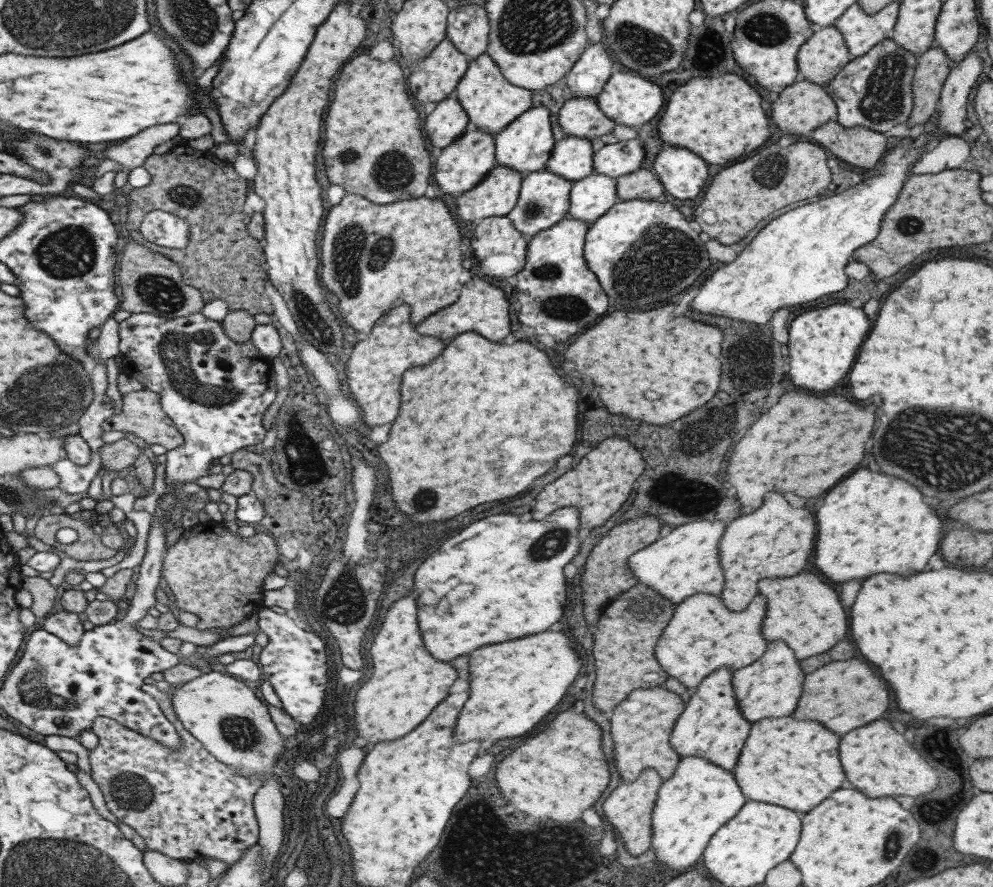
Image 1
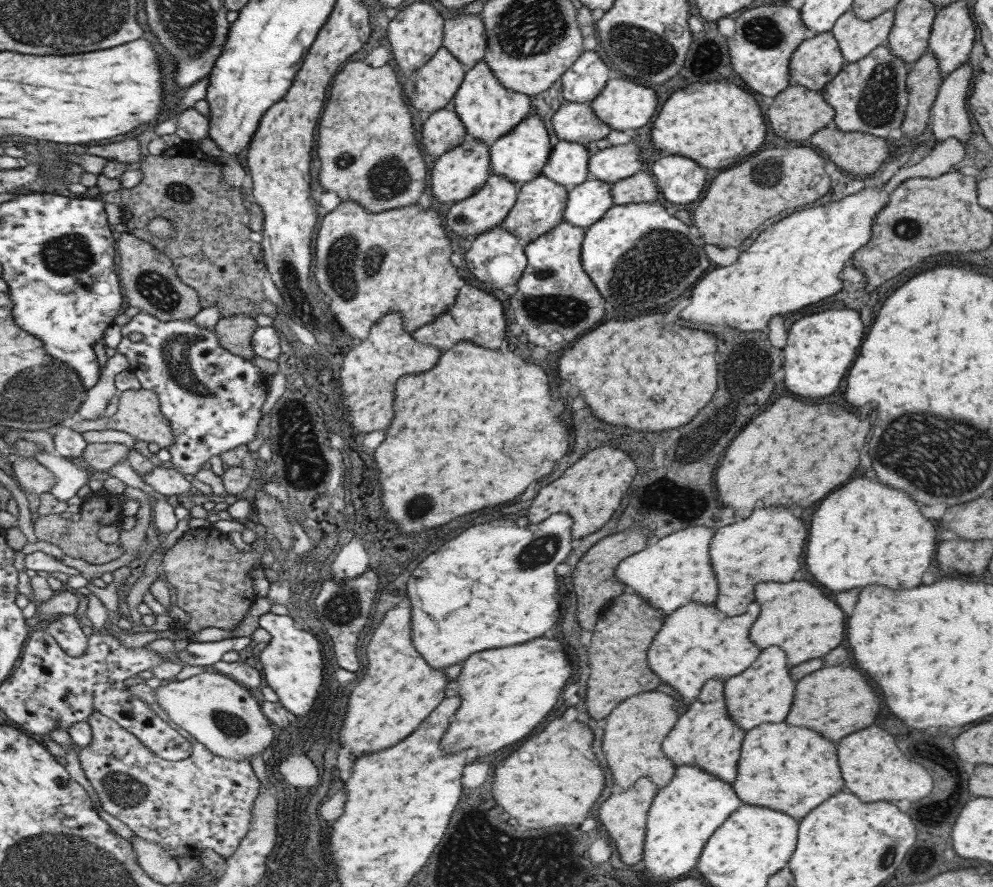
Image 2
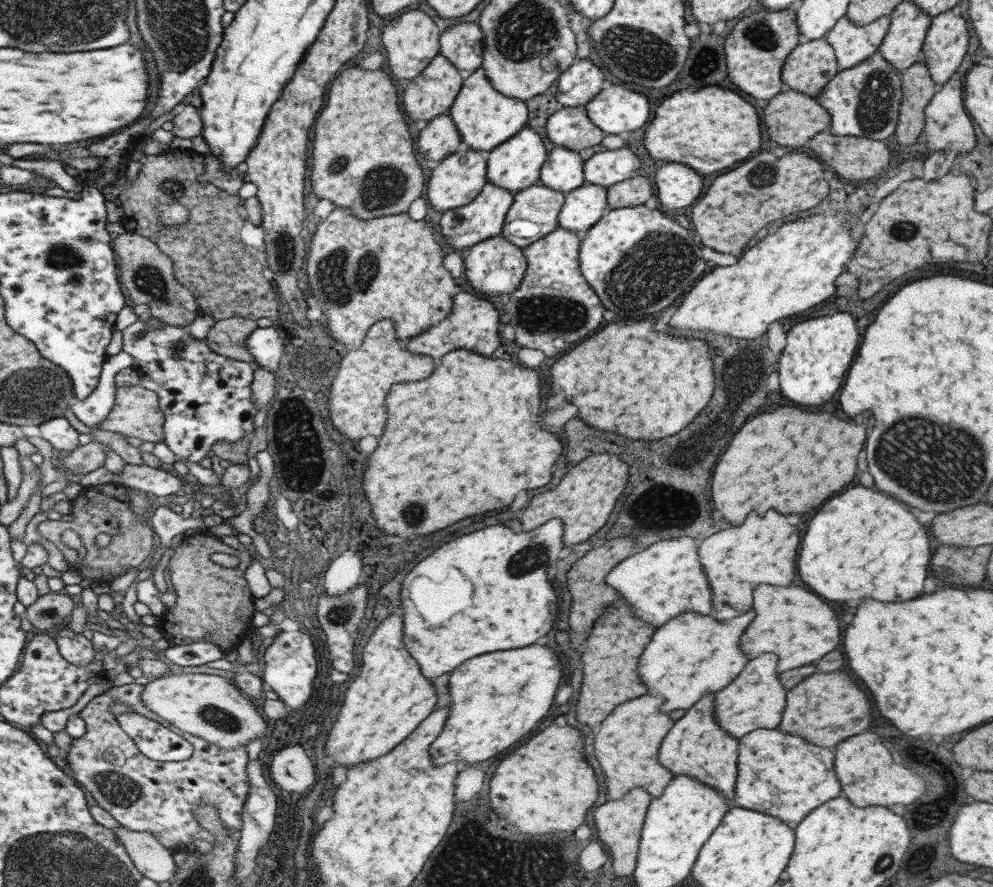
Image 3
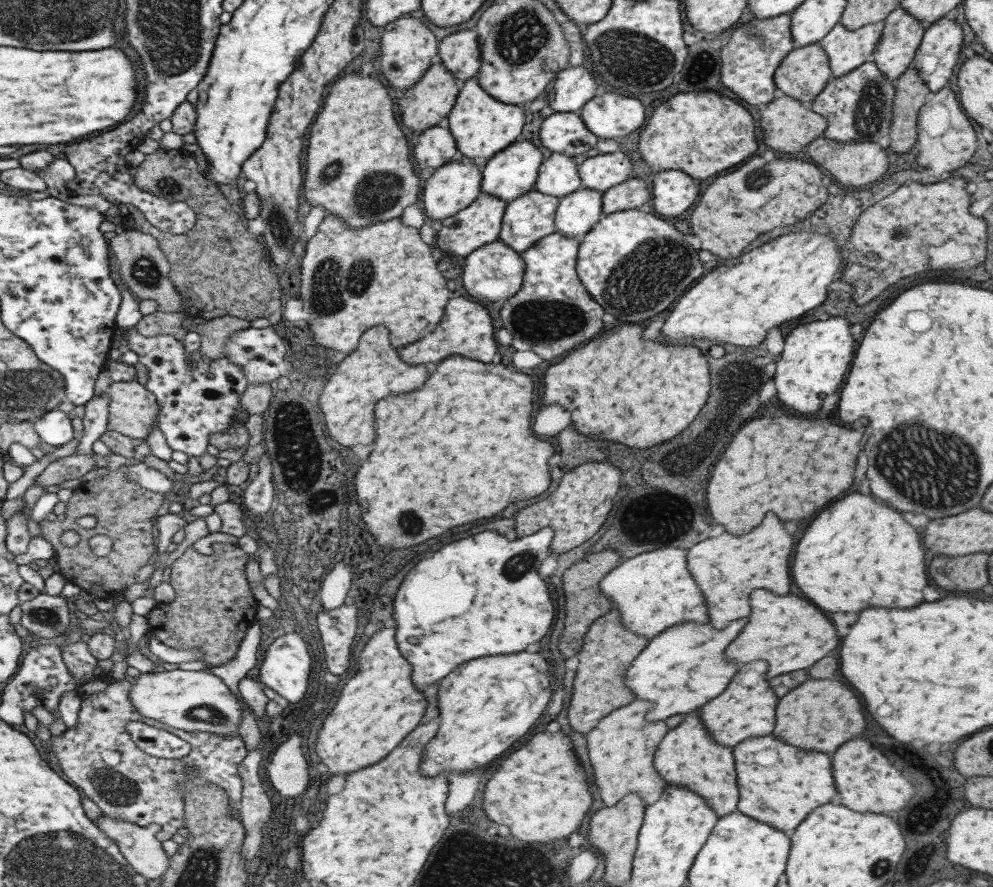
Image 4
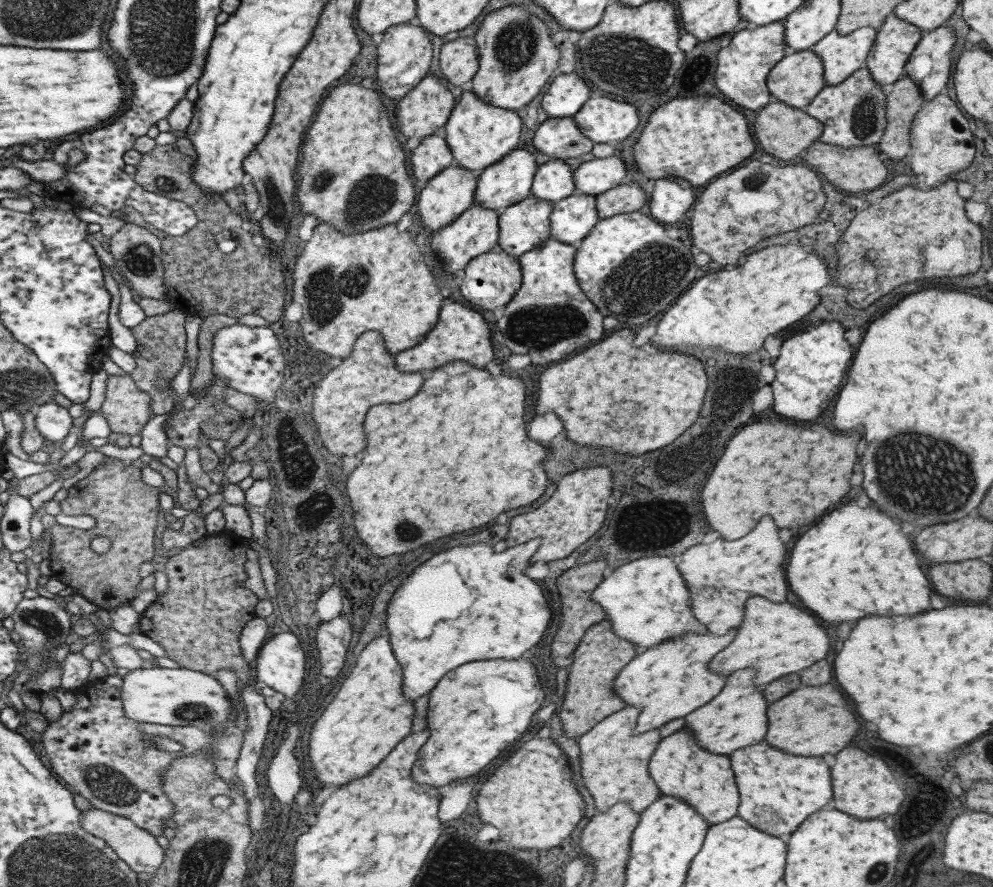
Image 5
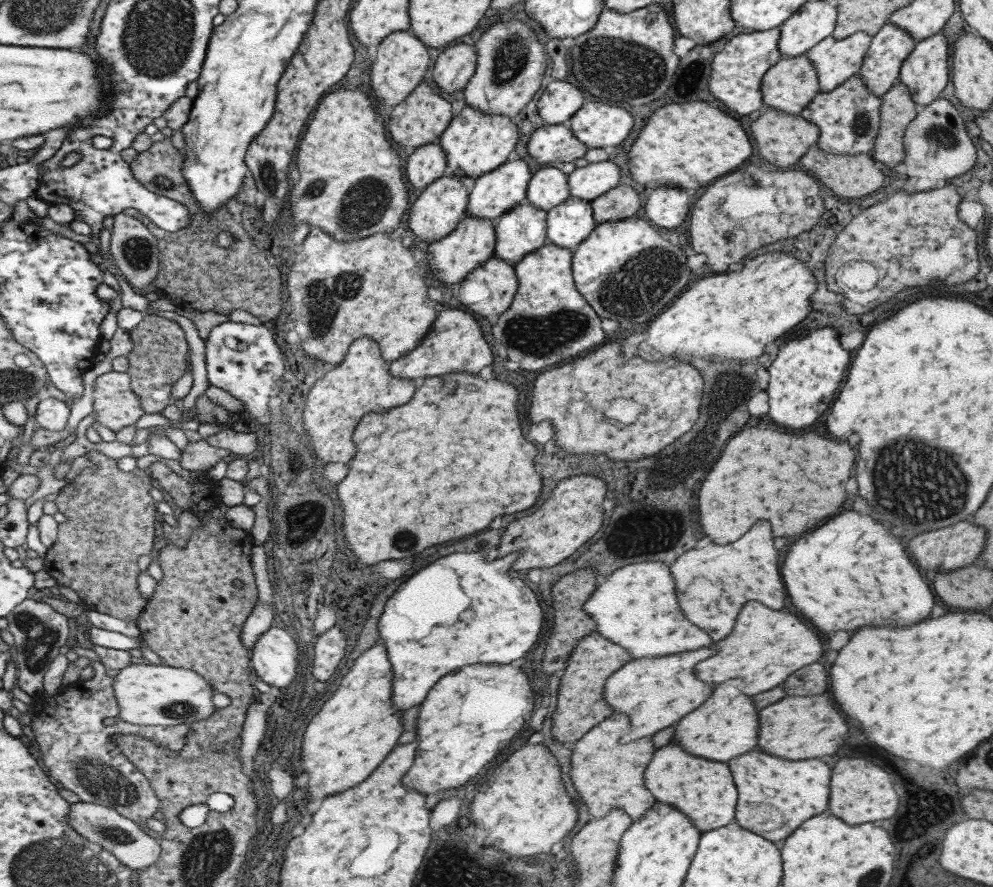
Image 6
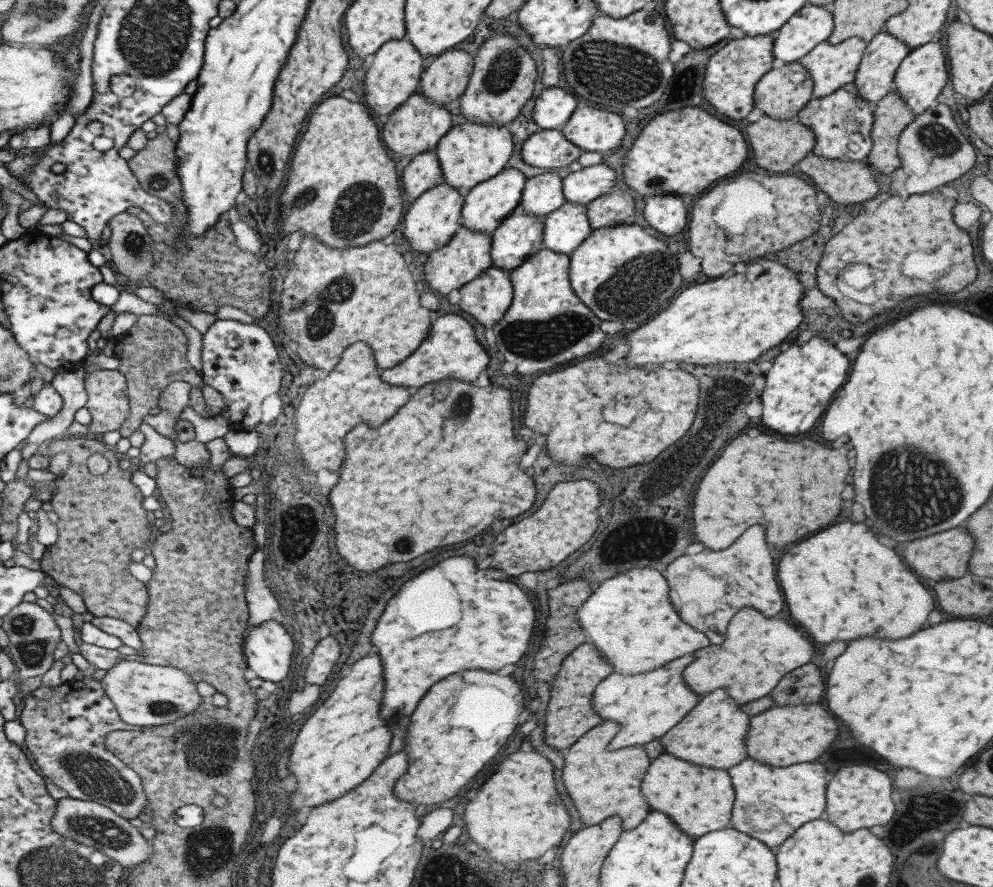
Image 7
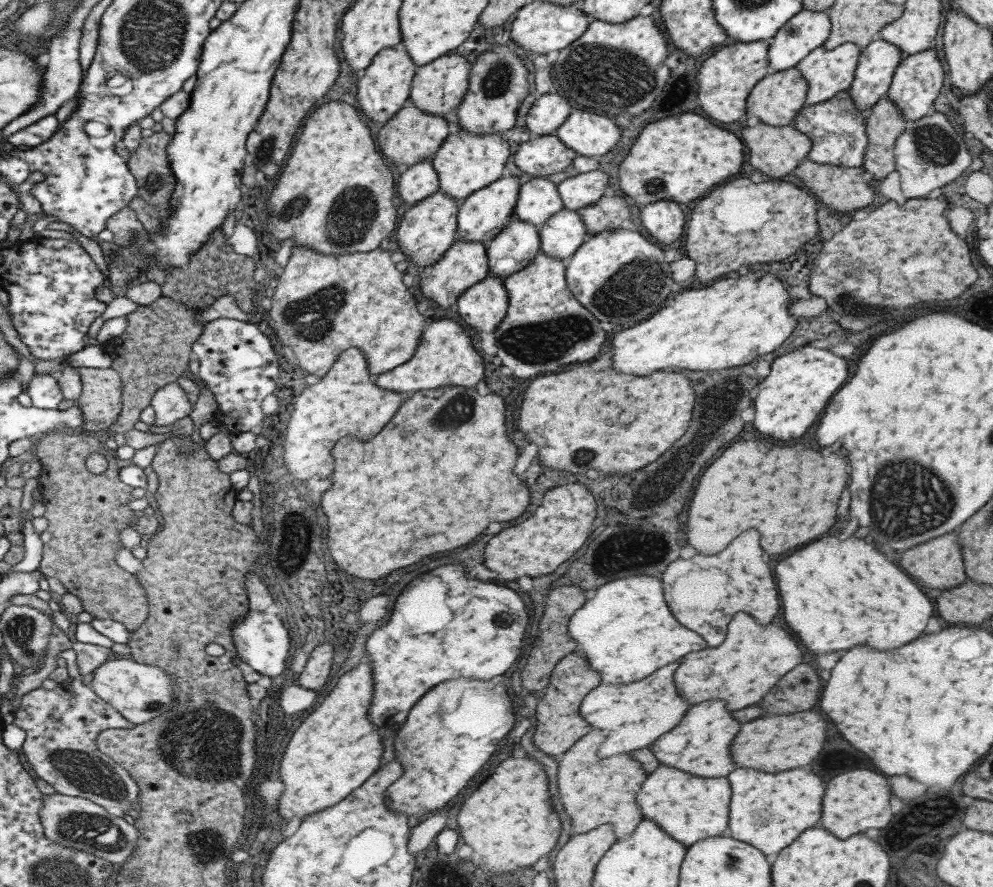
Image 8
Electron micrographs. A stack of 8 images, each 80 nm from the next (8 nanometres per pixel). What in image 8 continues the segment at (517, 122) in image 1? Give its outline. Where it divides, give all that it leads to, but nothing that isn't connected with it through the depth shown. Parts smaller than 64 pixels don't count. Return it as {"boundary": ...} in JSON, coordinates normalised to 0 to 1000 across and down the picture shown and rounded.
{"boundary":[[[519,200],[502,201],[494,207],[471,219],[461,230],[459,271],[484,273],[488,276],[494,272],[513,251],[524,210]]]}

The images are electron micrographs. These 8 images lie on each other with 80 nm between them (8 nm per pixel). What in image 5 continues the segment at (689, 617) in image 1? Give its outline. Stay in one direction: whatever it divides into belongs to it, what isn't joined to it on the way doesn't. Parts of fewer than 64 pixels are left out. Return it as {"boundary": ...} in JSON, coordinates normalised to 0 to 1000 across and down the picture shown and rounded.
{"boundary":[[[735,708],[728,717],[721,717],[716,713],[708,715],[689,715],[688,719],[680,719],[680,722],[672,722],[666,728],[654,731],[648,737],[639,738],[637,744],[634,744],[619,762],[616,769],[616,778],[620,785],[624,787],[629,796],[644,797],[646,803],[641,807],[639,818],[637,820],[637,829],[650,826],[658,821],[664,821],[678,809],[690,808],[692,805],[709,796],[716,789],[728,773],[732,760],[721,760],[713,755],[711,749],[715,742],[718,742],[737,723],[741,708]]]}

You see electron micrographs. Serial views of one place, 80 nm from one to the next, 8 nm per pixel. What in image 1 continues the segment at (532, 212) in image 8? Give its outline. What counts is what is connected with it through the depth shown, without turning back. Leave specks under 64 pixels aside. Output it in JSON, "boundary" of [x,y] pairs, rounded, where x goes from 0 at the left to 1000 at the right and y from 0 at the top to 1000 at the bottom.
{"boundary":[[[571,153],[559,159],[549,191],[578,206],[595,196],[597,169],[594,158]]]}

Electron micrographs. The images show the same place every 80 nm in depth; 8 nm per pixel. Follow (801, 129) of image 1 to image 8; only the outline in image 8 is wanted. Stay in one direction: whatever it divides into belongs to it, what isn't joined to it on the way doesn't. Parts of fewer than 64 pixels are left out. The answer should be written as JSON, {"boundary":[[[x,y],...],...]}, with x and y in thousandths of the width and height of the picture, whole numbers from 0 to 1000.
{"boundary":[[[764,136],[758,143],[750,143],[746,148],[746,158],[752,167],[754,185],[774,201],[787,202],[795,196],[815,171],[817,159],[812,151],[807,151],[798,140],[791,142],[774,142]]]}

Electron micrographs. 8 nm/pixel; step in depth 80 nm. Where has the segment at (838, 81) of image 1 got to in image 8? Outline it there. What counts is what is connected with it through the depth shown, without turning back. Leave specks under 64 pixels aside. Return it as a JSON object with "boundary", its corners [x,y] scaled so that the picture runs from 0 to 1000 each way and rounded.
{"boundary":[[[853,100],[841,108],[823,115],[809,118],[798,133],[797,140],[807,150],[812,151],[817,165],[812,178],[825,185],[866,187],[869,172],[872,170],[871,129],[860,120]]]}

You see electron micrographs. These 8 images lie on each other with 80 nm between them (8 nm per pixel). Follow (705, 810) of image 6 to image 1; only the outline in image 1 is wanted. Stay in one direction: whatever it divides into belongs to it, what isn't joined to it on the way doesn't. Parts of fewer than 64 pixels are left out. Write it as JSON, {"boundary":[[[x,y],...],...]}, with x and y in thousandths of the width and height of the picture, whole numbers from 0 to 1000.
{"boundary":[[[727,751],[708,767],[696,779],[694,790],[680,812],[674,829],[674,841],[688,855],[689,852],[705,852],[724,867],[737,871],[744,846],[748,843],[748,834],[752,832],[756,814],[746,808],[742,789],[736,773],[738,755]]]}

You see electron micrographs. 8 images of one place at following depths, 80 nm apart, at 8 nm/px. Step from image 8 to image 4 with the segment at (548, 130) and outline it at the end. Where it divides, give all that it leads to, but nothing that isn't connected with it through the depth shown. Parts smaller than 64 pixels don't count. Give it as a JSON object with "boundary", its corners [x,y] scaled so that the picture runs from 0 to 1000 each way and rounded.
{"boundary":[[[591,72],[583,74],[571,74],[569,79],[563,80],[557,90],[555,106],[552,108],[552,118],[558,123],[558,126],[582,126],[584,122],[599,108],[599,98],[601,92],[597,87],[599,83]]]}

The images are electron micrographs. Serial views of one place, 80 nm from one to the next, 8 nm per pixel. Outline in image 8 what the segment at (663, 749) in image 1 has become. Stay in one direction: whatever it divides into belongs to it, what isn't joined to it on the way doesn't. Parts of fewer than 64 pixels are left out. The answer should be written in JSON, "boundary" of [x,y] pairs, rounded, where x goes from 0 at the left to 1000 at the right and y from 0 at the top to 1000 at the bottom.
{"boundary":[[[595,822],[563,851],[559,890],[569,920],[575,924],[577,941],[614,929],[620,947],[625,947],[633,943],[639,931],[647,926],[640,895],[651,875],[645,859],[636,855],[634,848],[626,848],[613,855],[602,855],[600,846],[608,832],[607,823]]]}

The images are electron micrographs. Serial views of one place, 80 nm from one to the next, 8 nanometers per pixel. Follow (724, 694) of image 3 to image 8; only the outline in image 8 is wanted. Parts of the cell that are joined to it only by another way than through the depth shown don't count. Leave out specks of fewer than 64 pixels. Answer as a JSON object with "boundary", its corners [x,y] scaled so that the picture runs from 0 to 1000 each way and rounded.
{"boundary":[[[717,787],[696,795],[686,809],[686,814],[671,828],[664,830],[655,840],[655,844],[663,861],[678,864],[684,869],[710,878],[731,876],[739,868],[735,839],[740,834],[740,828],[743,828],[745,818],[746,815],[742,815],[736,808],[736,803],[732,802],[729,789]]]}

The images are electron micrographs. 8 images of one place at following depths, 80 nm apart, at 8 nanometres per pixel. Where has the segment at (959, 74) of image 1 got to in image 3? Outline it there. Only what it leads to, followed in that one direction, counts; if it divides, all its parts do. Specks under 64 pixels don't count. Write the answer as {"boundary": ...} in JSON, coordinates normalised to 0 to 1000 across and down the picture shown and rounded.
{"boundary":[[[956,87],[945,98],[942,106],[930,123],[931,134],[927,152],[931,153],[933,171],[946,171],[956,166],[963,169],[963,175],[968,176],[982,165],[982,151],[976,131],[971,123],[969,109],[969,92],[964,88]]]}

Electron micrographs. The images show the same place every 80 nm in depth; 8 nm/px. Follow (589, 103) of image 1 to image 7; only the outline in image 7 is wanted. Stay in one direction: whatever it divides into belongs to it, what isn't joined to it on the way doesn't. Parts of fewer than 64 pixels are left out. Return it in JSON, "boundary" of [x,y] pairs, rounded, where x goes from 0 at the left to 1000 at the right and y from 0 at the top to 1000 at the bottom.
{"boundary":[[[559,144],[533,152],[527,159],[524,175],[525,180],[537,189],[558,192],[572,187],[586,171]]]}

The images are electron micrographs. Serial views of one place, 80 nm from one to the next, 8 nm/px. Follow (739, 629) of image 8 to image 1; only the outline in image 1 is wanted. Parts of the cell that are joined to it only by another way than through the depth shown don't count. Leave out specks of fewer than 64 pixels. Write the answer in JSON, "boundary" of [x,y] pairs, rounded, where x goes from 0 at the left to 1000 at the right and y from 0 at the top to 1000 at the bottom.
{"boundary":[[[805,647],[797,652],[764,654],[762,665],[772,676],[772,688],[765,708],[771,724],[788,722],[803,744],[833,735],[839,726],[849,722],[853,713],[853,694],[837,661],[827,656],[821,647]]]}

